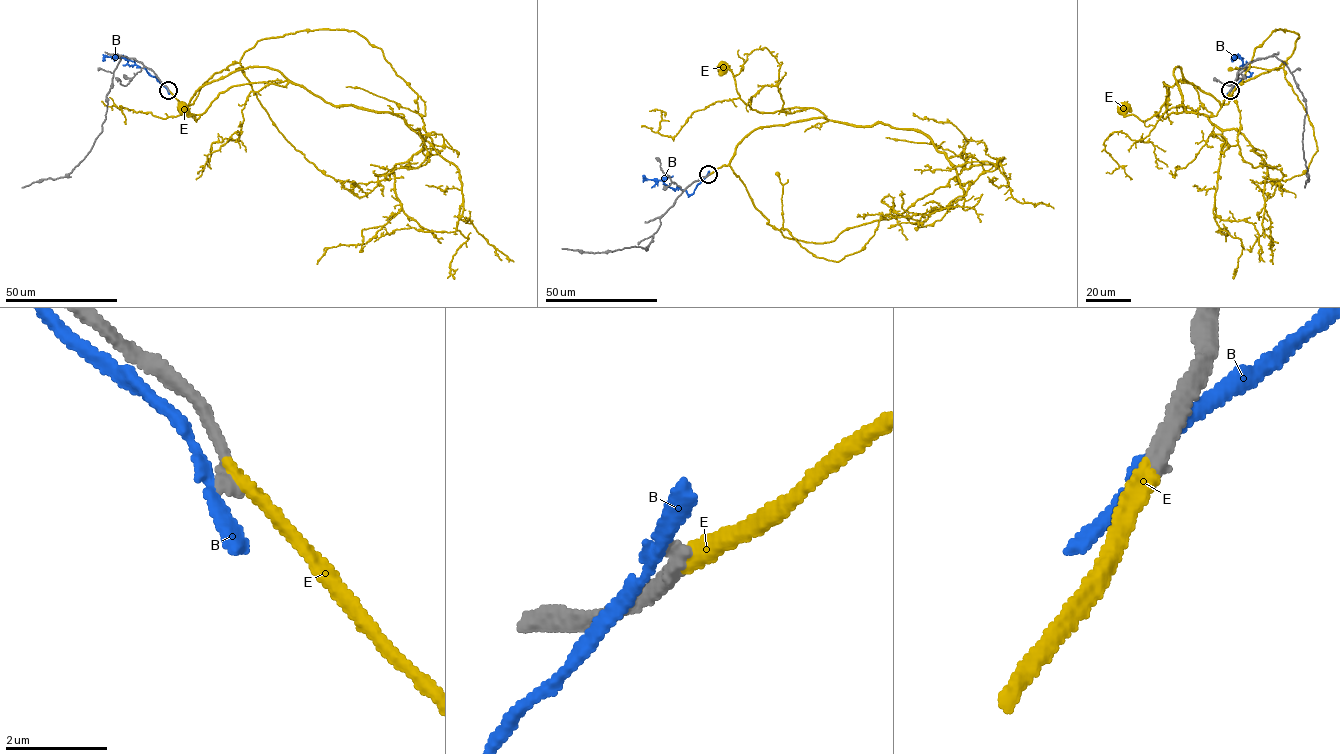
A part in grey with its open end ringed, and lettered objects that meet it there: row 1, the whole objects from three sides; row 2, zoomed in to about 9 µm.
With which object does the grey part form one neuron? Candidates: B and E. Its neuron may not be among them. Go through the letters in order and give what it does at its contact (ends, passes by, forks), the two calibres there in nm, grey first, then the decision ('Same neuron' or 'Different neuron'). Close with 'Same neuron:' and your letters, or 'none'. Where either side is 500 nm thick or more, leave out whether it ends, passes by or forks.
B: It passes by. Thickness 340 nm (grey) against 260 nm. Different neuron
E: It ends there. Thickness 380 nm (grey) against 340 nm. Same neuron
Same neuron: E

